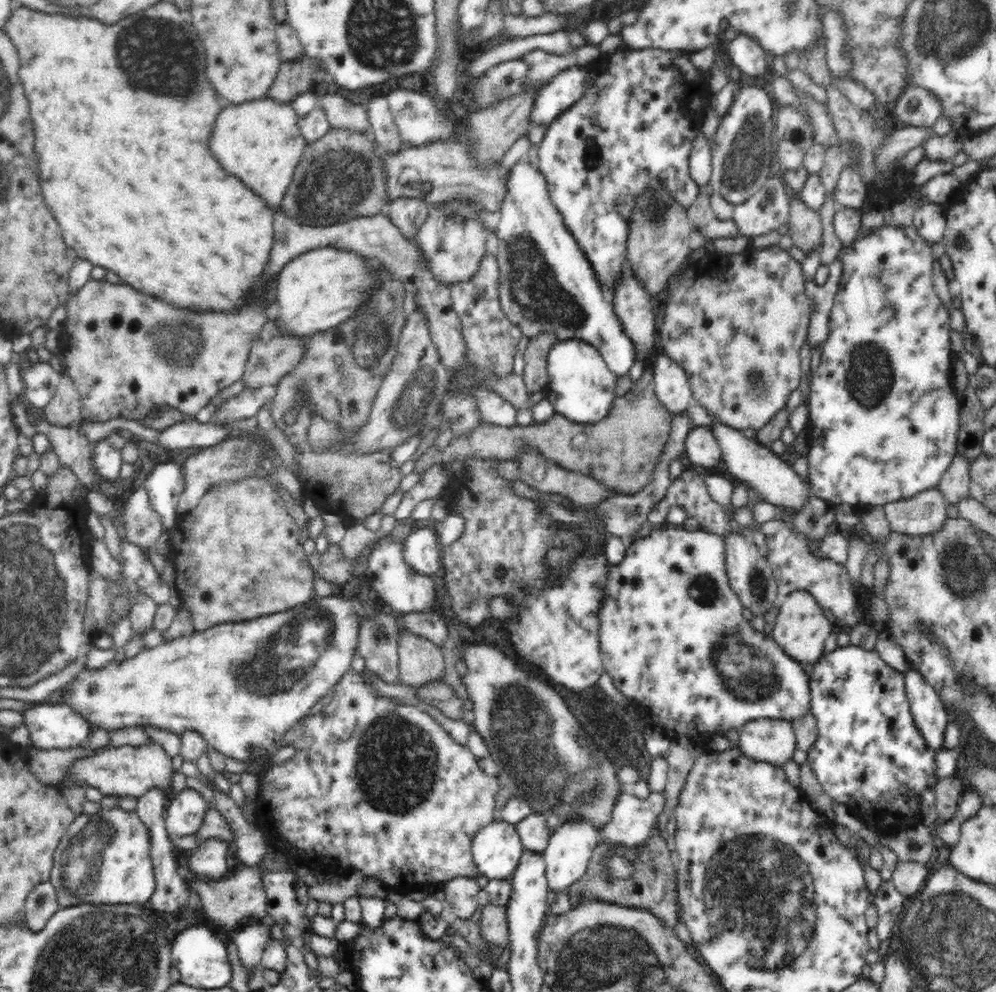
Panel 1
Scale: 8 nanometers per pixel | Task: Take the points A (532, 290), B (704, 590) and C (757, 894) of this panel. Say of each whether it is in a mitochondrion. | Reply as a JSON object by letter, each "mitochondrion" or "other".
{"A":"mitochondrion","B":"mitochondrion","C":"mitochondrion"}

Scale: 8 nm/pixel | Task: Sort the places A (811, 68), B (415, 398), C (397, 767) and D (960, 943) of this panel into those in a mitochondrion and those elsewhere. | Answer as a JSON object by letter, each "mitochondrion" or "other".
{"A":"other","B":"mitochondrion","C":"mitochondrion","D":"mitochondrion"}

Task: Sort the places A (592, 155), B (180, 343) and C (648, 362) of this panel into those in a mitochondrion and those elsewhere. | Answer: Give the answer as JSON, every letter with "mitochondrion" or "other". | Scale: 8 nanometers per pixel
{"A":"other","B":"mitochondrion","C":"other"}

